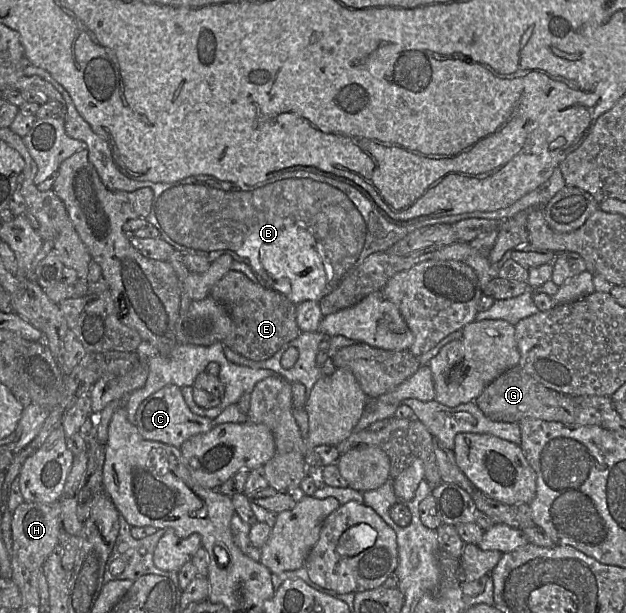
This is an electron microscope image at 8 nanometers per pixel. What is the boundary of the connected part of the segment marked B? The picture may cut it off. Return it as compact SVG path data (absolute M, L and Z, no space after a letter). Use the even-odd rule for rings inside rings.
M26 57L22 58L21 66L26 75L40 76L61 93L66 103L65 131L68 136L86 143L89 161L93 164L101 181L108 189L132 192L148 187L153 191L152 207L146 220L159 230L160 238L173 246L175 250L206 256L211 262L221 255L229 254L235 261L249 265L265 281L265 286L281 293L295 305L306 300L319 302L369 255L376 252L386 252L391 246L417 228L438 224L455 224L472 218L504 221L523 210L545 206L557 192L566 186L561 170L556 167L546 182L507 208L491 212L474 211L429 219L405 227L390 223L372 205L362 191L351 185L354 183L346 178L332 176L315 168L288 168L256 185L236 185L209 175L193 175L171 183L138 181L127 177L118 169L113 161L107 141L93 131L90 124L77 111L67 90L48 71L33 65Z

